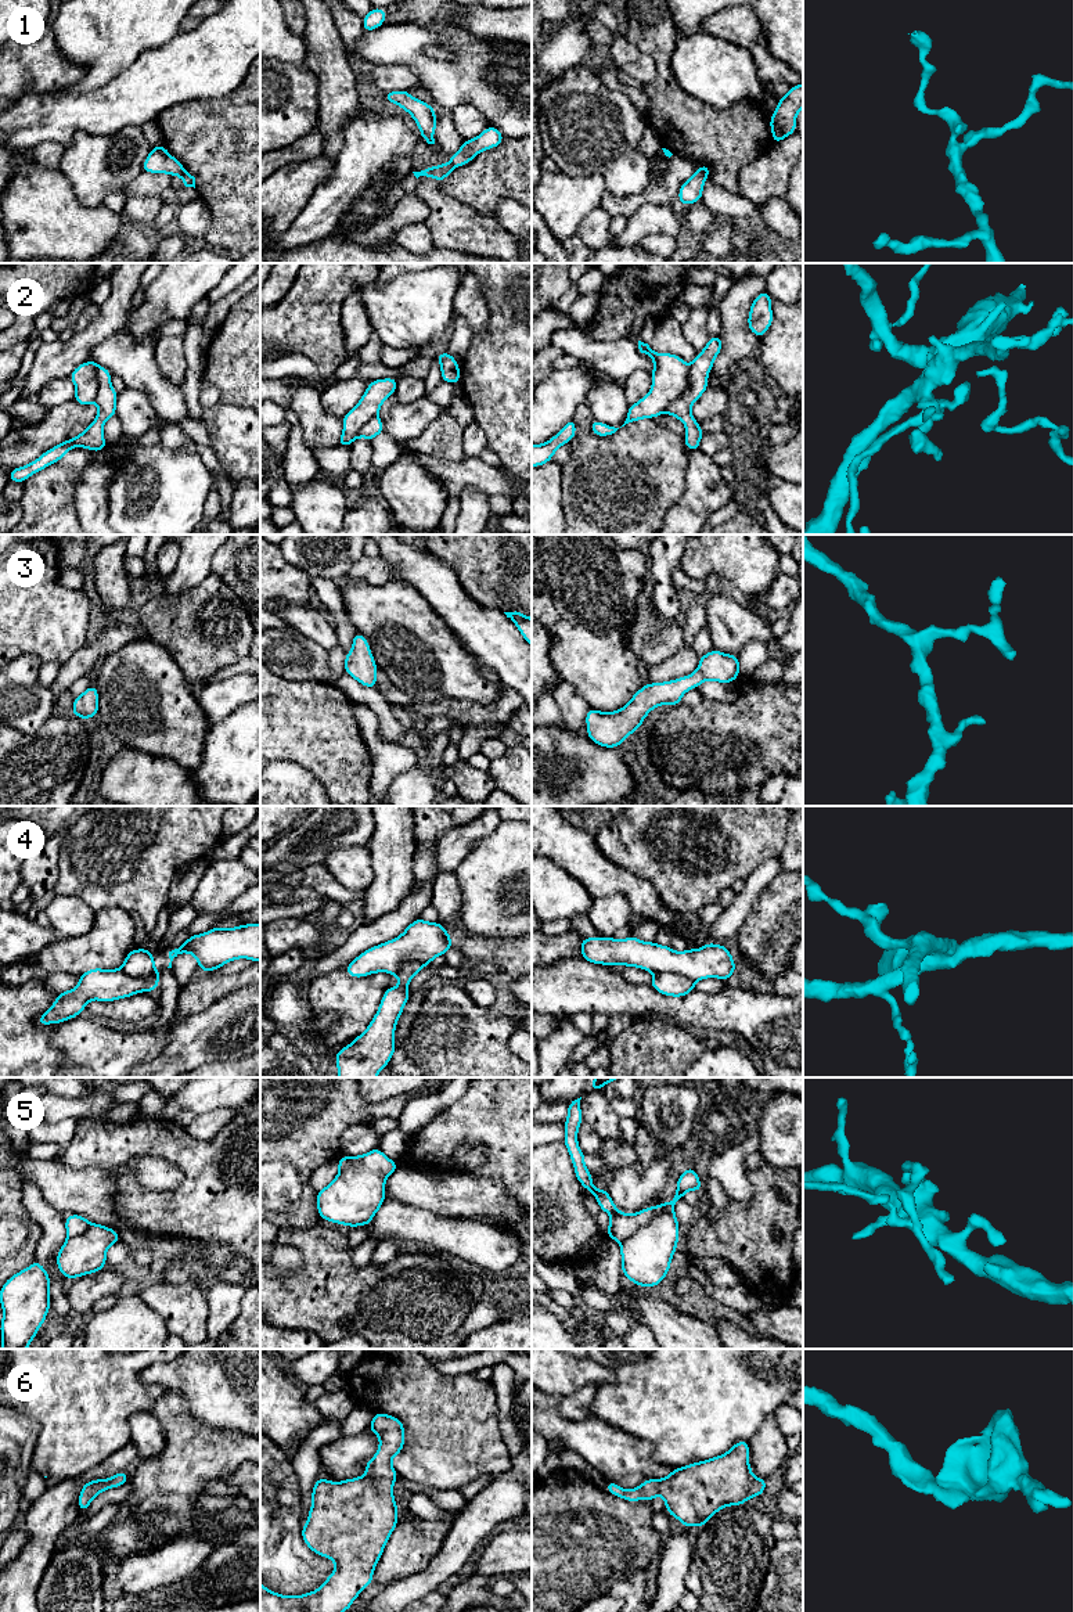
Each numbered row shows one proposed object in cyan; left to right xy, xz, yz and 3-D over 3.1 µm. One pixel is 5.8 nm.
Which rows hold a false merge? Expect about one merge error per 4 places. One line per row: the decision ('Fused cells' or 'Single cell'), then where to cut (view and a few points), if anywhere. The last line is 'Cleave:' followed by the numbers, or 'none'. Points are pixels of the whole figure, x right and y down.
1: Fused cells. Split along xy (184, 169), (179, 175)
2: Single cell. No split
3: Single cell. No split
4: Fused cells. Split along yz (655, 972), (680, 972), (694, 982)
5: Fused cells. Split along yz (656, 1206), (656, 1213), (620, 1242)
6: Single cell. No split
Cleave: 1, 4, 5

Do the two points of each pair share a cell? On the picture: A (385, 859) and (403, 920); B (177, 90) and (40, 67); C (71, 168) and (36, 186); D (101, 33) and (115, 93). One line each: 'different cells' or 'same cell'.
A: different cells
B: different cells
C: different cells
D: different cells

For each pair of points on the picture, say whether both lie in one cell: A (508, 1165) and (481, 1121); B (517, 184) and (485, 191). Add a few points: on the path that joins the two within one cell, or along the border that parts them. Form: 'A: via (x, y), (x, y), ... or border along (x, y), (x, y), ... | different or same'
A: via (508, 1154), (508, 1148), (492, 1132) | same
B: via (508, 184), (493, 187) | same

